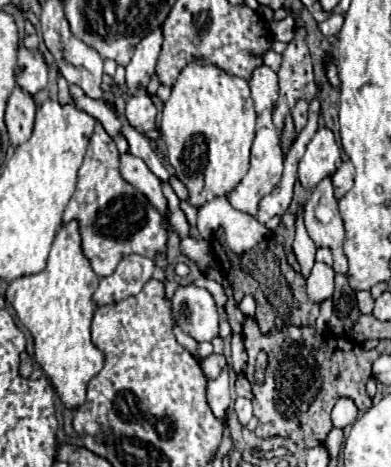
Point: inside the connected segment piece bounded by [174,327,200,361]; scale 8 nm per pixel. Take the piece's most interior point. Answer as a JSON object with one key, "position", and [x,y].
{"position":[186,341]}

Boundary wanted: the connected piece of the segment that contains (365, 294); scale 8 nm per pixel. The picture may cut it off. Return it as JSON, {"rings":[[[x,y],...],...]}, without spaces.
{"rings":[[[358,291],[356,297],[358,297],[358,307],[360,307],[360,311],[362,311],[362,313],[370,313],[372,307],[374,307],[374,299],[372,299],[370,291]]]}

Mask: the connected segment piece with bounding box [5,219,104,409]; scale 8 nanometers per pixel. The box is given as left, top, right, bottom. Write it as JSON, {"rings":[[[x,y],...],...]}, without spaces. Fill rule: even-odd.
{"rings":[[[72,219],[56,233],[46,269],[36,275],[14,279],[5,294],[20,322],[34,337],[36,363],[44,369],[68,409],[76,409],[86,401],[88,381],[104,367],[104,353],[90,339],[90,323],[96,309],[92,295],[98,281],[100,277],[92,271],[82,251],[78,221]]]}

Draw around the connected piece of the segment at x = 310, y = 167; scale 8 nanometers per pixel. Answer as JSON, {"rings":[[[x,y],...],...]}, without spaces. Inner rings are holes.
{"rings":[[[318,127],[310,143],[306,145],[306,153],[298,165],[300,183],[310,189],[320,179],[332,175],[340,163],[340,147],[336,145],[334,133],[328,127]]]}

